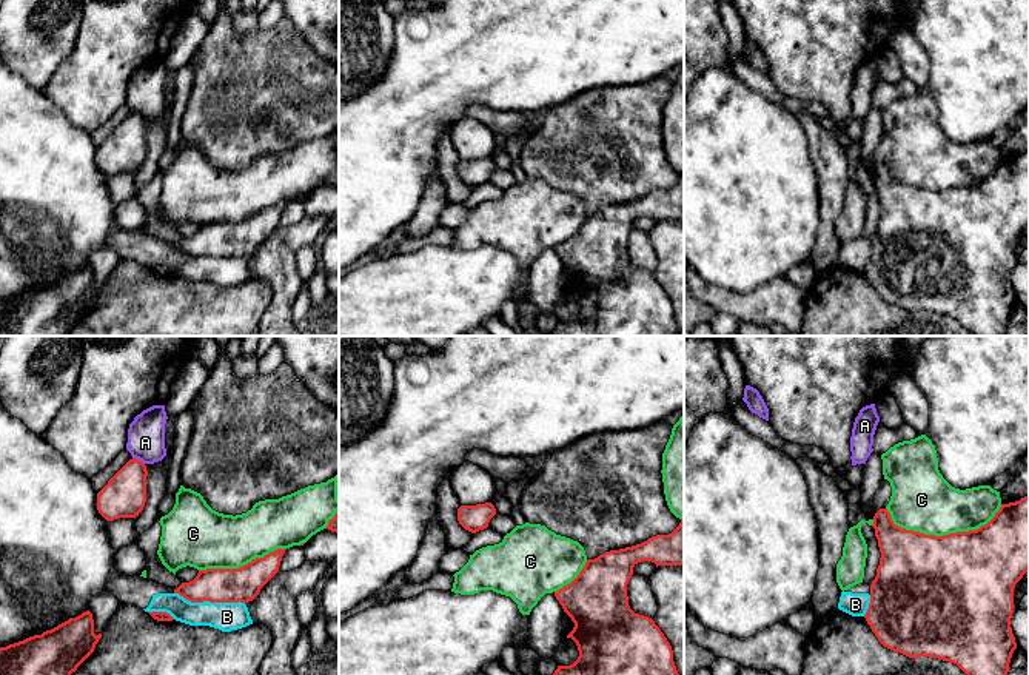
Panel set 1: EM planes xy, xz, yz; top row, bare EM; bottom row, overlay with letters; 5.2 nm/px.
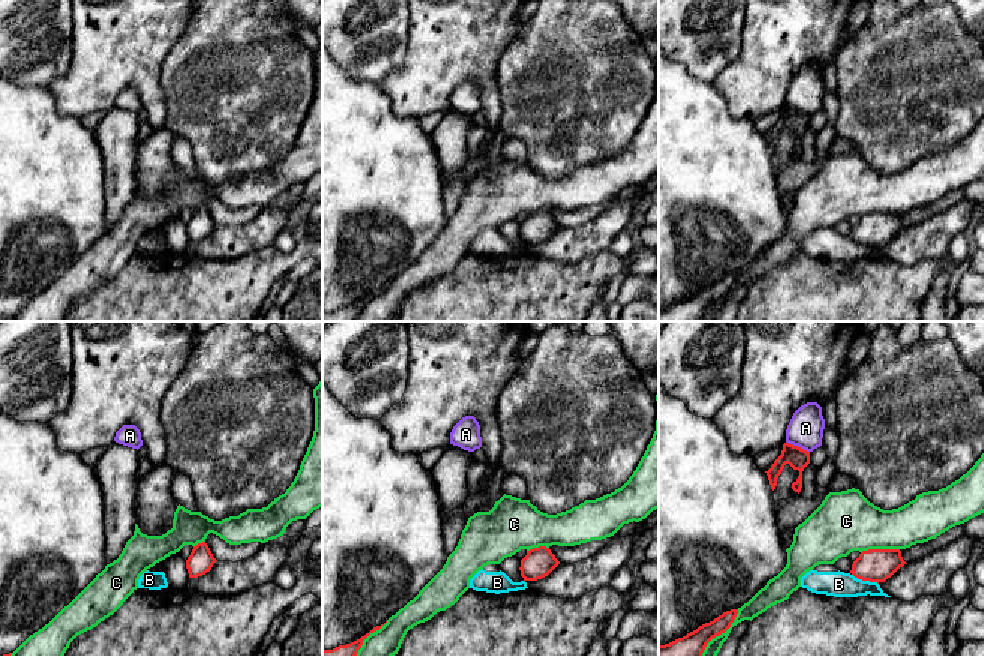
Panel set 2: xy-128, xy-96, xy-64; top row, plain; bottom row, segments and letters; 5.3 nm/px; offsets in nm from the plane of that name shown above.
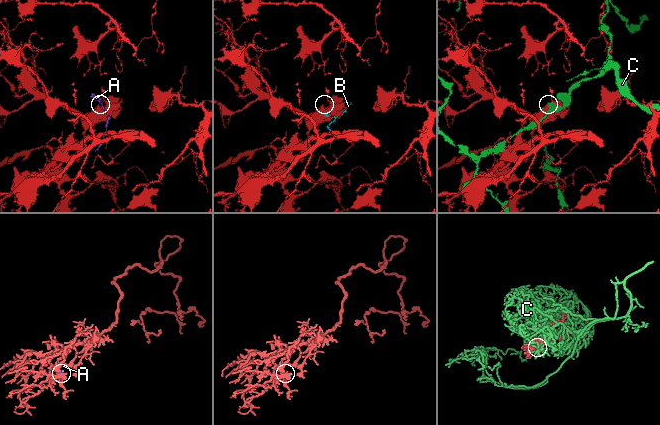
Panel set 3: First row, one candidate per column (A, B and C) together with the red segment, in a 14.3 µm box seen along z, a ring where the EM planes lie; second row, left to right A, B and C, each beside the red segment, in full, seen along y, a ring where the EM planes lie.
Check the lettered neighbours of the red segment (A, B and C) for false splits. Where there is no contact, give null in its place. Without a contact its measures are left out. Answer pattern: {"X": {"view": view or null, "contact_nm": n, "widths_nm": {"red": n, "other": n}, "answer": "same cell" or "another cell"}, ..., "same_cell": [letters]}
{"A": {"view": "xy", "contact_nm": 80, "widths_nm": {"red": 220, "other": 190}, "answer": "another cell"}, "B": {"view": "xy", "contact_nm": 380, "widths_nm": {"red": 180, "other": 150}, "answer": "another cell"}, "C": {"view": "yz", "contact_nm": 600, "widths_nm": {"red": 500, "other": 320}, "answer": "another cell"}, "same_cell": []}

